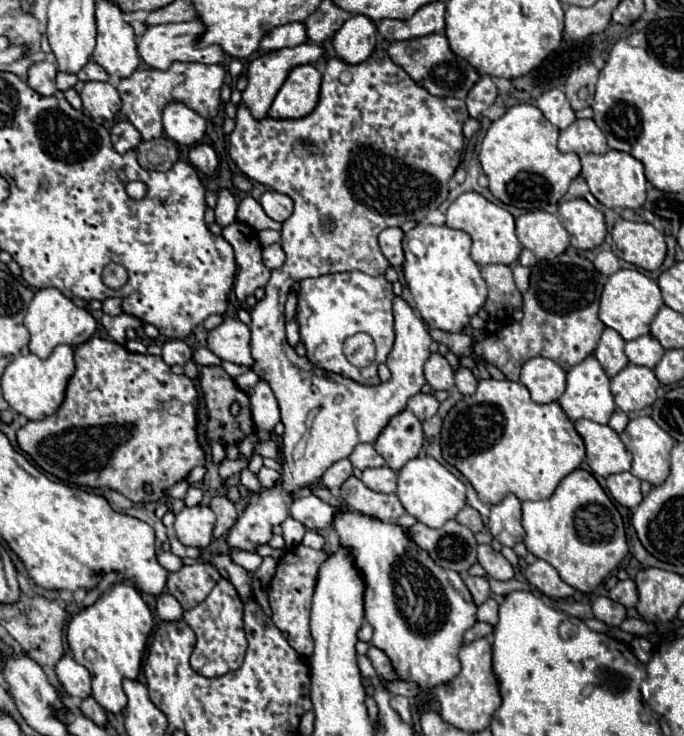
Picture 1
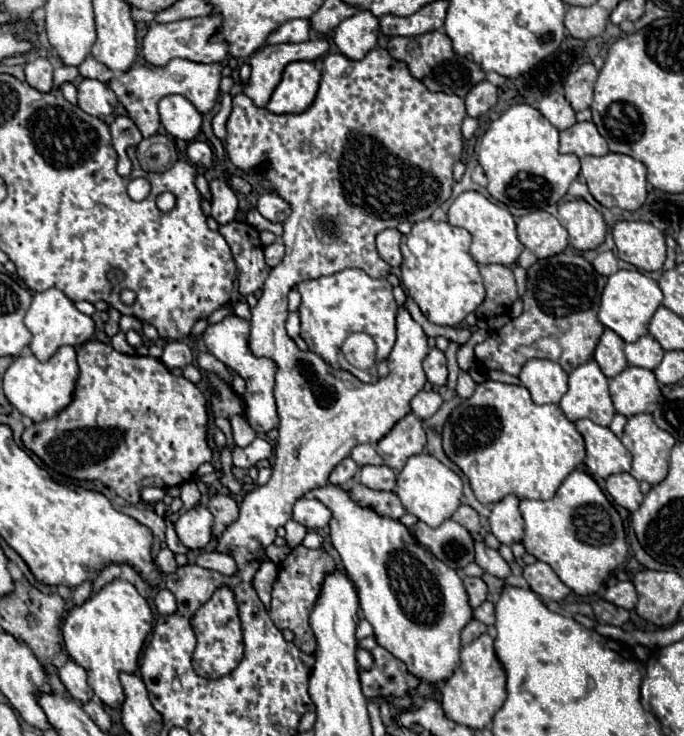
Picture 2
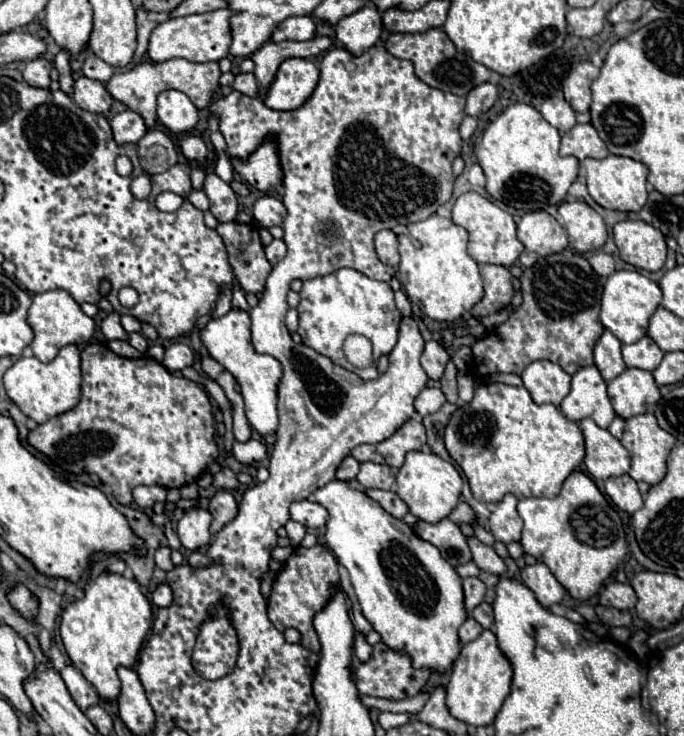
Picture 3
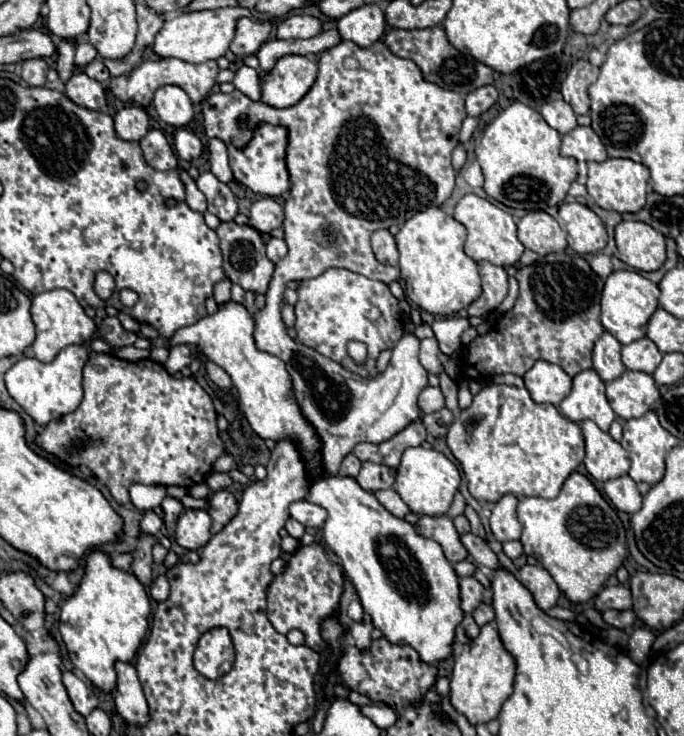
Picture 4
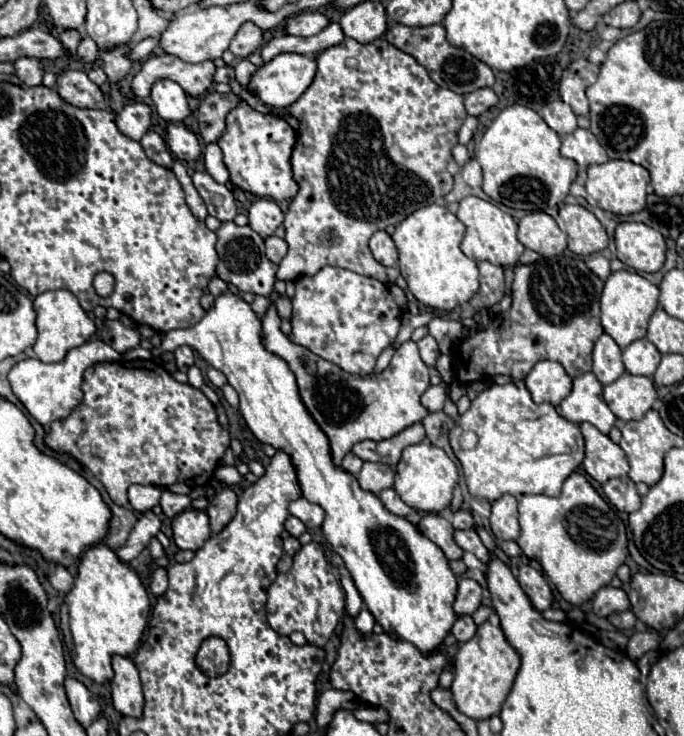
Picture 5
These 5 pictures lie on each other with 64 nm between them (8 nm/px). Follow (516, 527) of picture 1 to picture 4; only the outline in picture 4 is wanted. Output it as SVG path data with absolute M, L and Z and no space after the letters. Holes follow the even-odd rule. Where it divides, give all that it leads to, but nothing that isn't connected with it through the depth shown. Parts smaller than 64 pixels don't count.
M506 494L492 508L490 528L492 528L492 534L498 542L508 542L508 540L520 538L522 524L516 516L516 504L518 504L518 500L512 494Z

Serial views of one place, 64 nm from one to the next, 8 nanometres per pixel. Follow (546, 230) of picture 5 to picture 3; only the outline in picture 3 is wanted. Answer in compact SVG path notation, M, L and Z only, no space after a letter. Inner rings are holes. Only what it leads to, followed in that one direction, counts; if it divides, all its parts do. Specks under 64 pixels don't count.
M544 210L522 216L518 222L518 240L526 246L526 250L536 252L538 256L550 256L562 252L568 246L566 230Z

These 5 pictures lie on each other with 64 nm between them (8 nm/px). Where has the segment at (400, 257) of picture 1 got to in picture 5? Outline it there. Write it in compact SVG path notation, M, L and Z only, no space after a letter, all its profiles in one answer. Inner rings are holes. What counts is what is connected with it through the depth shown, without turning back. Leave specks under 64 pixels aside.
M378 230L370 238L370 250L372 250L374 258L384 266L396 266L398 264L398 250L396 250L396 246L394 246L394 242L386 230Z

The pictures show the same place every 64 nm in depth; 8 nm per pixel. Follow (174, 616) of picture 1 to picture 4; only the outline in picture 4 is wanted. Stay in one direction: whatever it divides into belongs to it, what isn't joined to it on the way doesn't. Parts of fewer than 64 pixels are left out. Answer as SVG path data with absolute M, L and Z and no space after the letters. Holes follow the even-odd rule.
M158 576L150 588L150 596L156 600L156 602L164 602L170 594L170 584L166 580L166 576Z

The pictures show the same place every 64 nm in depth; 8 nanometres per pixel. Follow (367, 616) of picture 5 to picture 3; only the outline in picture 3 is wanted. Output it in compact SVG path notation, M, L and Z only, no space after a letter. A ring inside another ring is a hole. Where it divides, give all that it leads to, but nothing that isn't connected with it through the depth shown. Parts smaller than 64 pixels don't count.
M356 632L356 642L354 642L354 654L360 662L368 662L372 656L372 646L366 642L366 638L362 634Z

